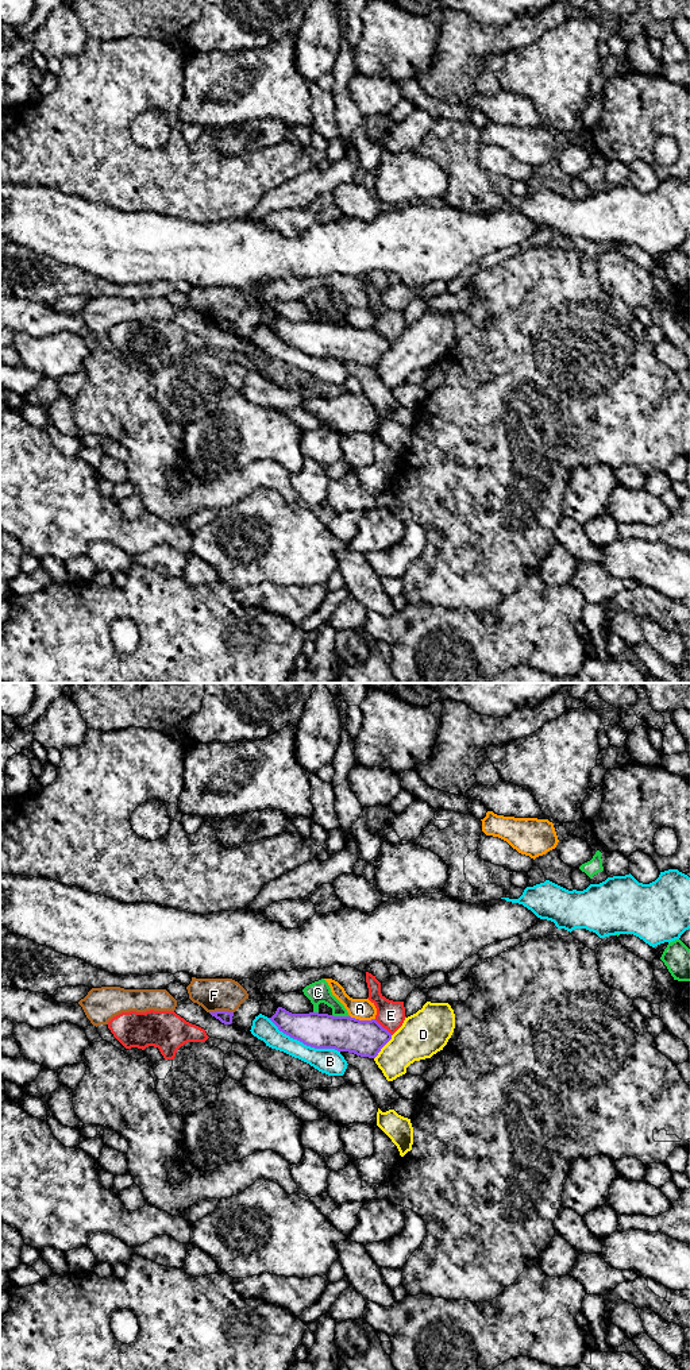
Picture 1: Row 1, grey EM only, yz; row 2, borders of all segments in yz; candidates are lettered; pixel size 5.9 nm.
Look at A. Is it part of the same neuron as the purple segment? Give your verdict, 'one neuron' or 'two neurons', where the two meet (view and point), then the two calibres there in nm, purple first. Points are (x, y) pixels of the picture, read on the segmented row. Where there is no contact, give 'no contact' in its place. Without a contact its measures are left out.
two neurons; contact yz (362, 1021); calibres 220 and 130 nm

